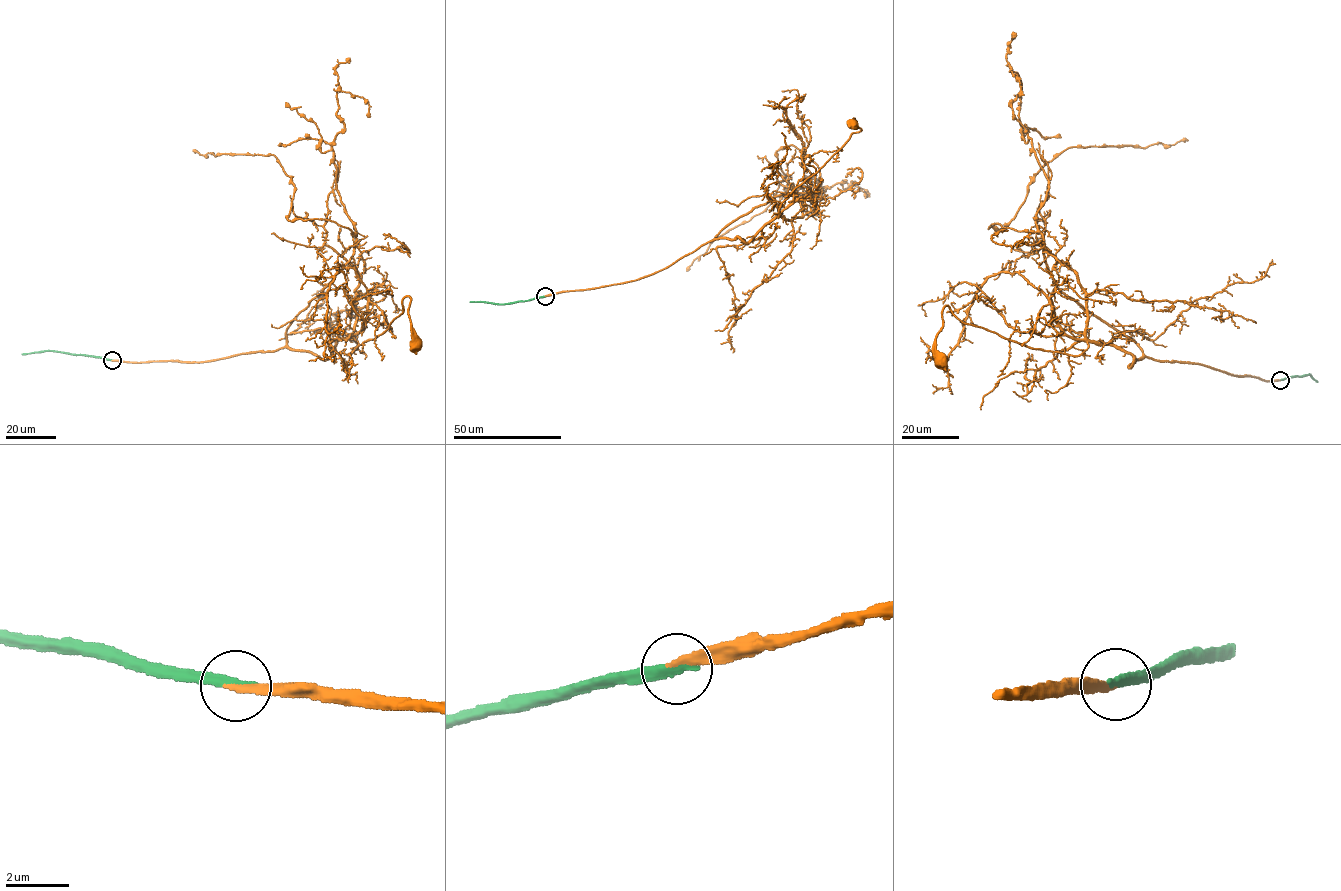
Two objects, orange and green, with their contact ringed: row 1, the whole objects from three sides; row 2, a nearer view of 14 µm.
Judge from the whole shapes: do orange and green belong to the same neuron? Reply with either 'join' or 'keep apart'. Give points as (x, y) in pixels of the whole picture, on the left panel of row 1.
join

